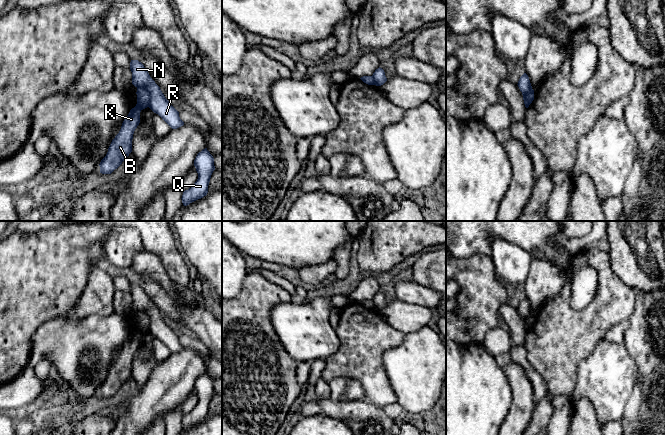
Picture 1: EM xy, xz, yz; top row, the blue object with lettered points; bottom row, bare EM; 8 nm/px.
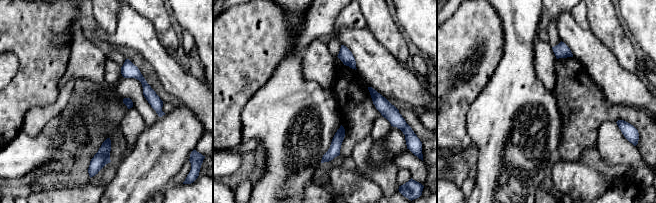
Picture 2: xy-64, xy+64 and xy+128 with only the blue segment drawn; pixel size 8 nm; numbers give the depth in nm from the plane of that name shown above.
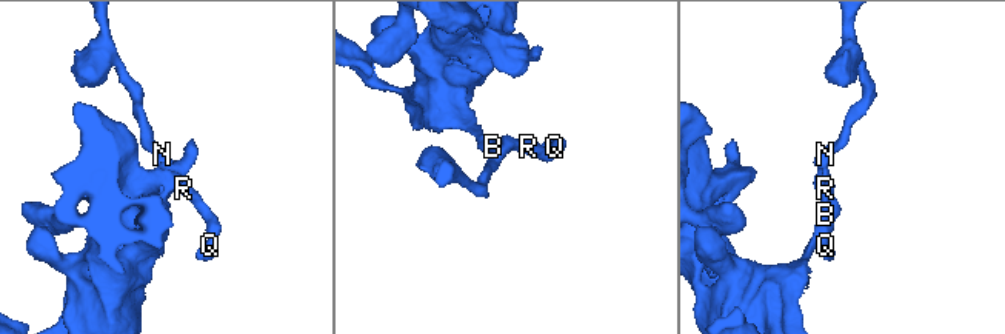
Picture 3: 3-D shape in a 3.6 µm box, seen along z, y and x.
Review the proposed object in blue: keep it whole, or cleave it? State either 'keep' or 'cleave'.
cleave

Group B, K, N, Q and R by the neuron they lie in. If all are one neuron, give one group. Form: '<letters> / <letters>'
B K / N Q R

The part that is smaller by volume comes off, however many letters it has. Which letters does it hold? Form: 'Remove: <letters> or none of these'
Remove: N, Q, R

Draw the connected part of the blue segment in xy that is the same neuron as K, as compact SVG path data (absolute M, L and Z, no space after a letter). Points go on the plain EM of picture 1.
M144 311L137 312L137 328L124 343L119 357L112 364L106 380L101 384L100 397L111 398L132 376L132 363L140 347L140 336L149 331L149 316Z

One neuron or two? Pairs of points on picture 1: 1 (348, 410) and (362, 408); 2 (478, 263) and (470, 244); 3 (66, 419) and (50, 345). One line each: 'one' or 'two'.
1: one
2: two
3: one

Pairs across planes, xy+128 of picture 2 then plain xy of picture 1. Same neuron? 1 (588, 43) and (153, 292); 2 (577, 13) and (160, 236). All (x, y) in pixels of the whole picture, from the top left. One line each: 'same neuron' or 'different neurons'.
1: same neuron
2: different neurons

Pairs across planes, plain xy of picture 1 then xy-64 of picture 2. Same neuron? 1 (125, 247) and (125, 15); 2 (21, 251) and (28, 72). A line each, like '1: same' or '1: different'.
1: different
2: same

